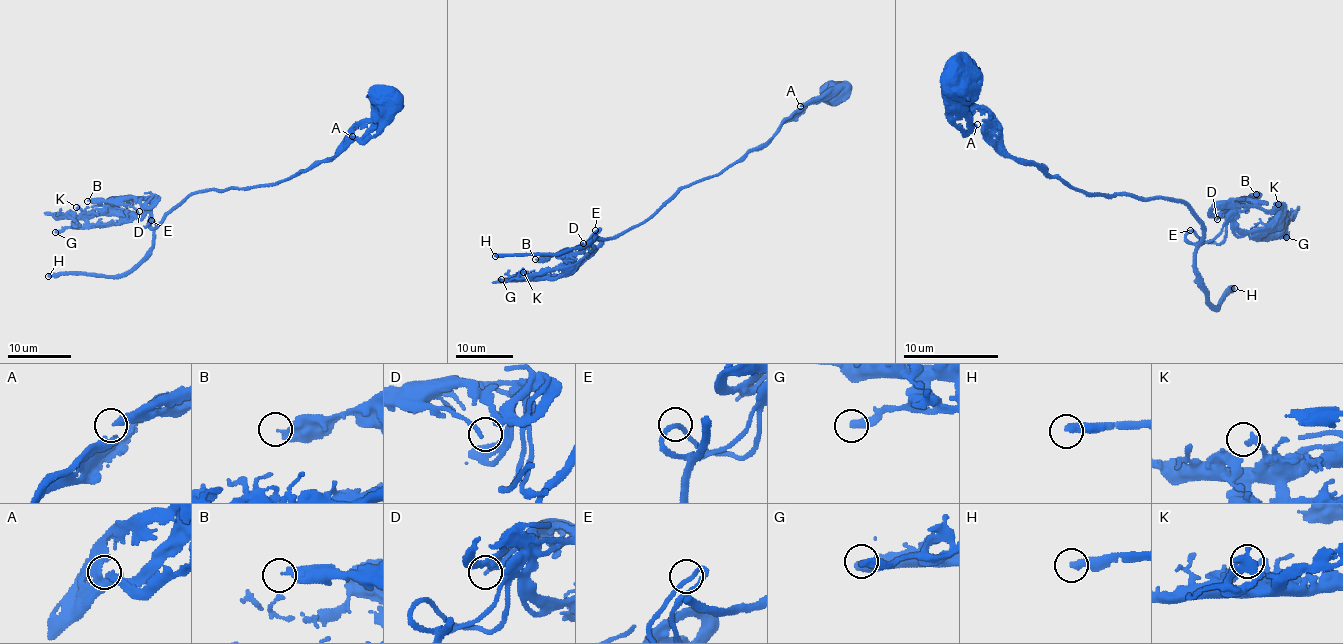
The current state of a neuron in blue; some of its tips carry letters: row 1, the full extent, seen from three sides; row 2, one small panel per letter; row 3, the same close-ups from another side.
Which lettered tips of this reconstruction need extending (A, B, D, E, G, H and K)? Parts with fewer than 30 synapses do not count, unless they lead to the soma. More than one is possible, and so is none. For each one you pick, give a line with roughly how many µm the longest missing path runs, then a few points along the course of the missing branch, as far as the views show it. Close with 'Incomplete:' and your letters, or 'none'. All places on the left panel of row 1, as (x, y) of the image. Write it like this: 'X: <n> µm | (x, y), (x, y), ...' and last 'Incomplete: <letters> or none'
Incomplete: none

